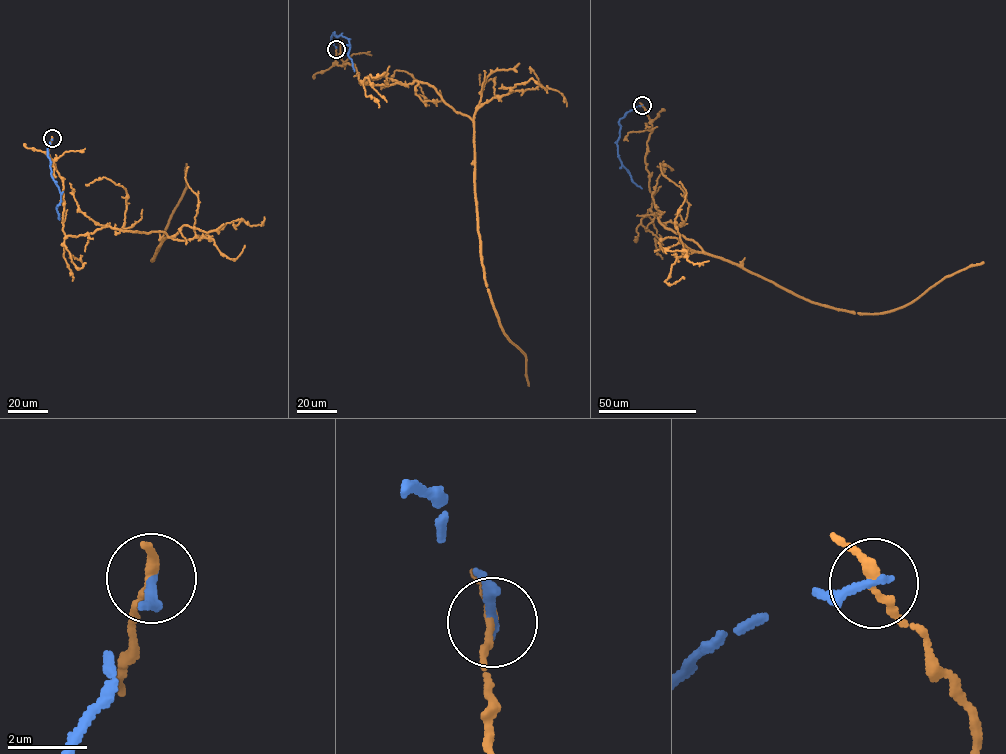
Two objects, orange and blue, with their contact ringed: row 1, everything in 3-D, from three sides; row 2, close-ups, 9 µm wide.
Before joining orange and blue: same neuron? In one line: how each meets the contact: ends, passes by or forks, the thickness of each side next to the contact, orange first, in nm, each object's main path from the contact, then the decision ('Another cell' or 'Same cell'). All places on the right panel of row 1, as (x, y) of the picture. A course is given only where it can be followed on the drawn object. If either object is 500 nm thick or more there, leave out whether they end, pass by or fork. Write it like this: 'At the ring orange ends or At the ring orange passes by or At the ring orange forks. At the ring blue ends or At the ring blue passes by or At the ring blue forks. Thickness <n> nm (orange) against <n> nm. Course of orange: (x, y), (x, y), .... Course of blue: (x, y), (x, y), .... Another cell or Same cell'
At the ring orange passes by. At the ring blue ends. Thickness 200 nm (orange) against 240 nm. Course of orange: (642, 105), (652, 131), (645, 158), (650, 209), (661, 224), (801, 297), (880, 313), (983, 262). Course of blue: (642, 105), (620, 119), (616, 143), (622, 165), (631, 180), (642, 188). Another cell

